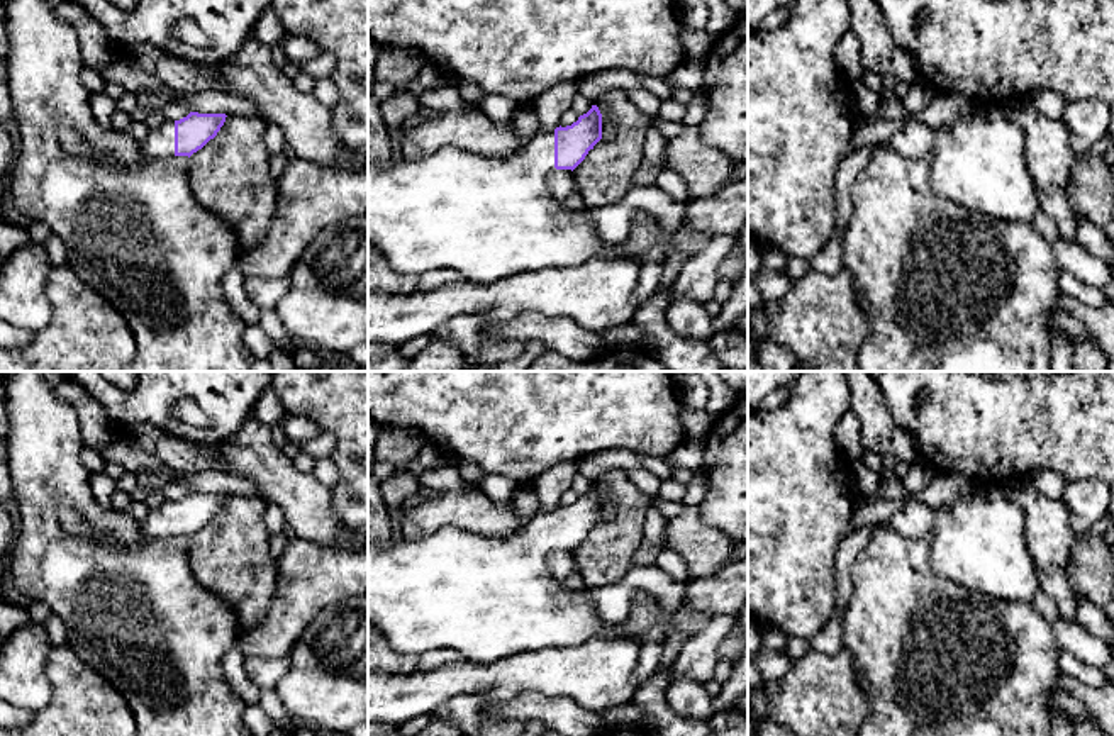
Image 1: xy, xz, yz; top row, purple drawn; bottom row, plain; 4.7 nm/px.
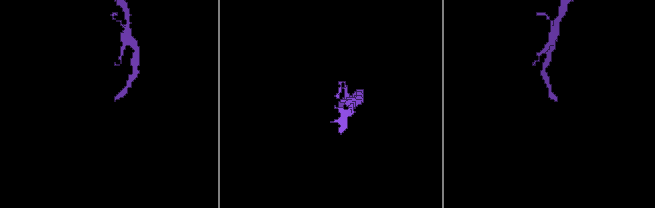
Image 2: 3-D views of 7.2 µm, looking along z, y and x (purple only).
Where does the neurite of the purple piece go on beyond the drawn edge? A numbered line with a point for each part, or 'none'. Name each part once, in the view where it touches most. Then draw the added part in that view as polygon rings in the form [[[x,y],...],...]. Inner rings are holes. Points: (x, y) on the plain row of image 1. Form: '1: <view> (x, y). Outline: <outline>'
1: xz (489, 597). Outline: [[[554,510],[538,512],[515,536],[485,536],[448,526],[415,541],[395,536],[387,546],[368,539],[368,626],[378,629],[390,648],[404,656],[456,650],[463,660],[487,665],[532,650],[578,644],[593,638],[644,643],[643,634],[658,619],[666,621],[665,634],[678,629],[690,638],[714,617],[692,612],[685,602],[673,614],[663,616],[654,595],[634,590],[627,617],[617,624],[607,622],[590,602],[587,585],[571,588],[566,580],[558,582],[553,577],[546,563],[553,549]]]

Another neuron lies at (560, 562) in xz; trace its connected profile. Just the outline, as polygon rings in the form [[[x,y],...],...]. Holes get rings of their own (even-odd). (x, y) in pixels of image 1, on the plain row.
[[[553,549],[548,555],[546,563],[548,563],[553,577],[558,582],[566,580],[575,566],[573,551],[571,549]]]

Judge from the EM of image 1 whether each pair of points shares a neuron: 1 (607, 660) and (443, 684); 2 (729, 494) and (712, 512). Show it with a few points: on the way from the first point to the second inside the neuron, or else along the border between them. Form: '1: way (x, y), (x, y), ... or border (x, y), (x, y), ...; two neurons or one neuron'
1: way (567, 672), (521, 672), (506, 679), (484, 679); one neuron
2: way (726, 499), (718, 507); one neuron

